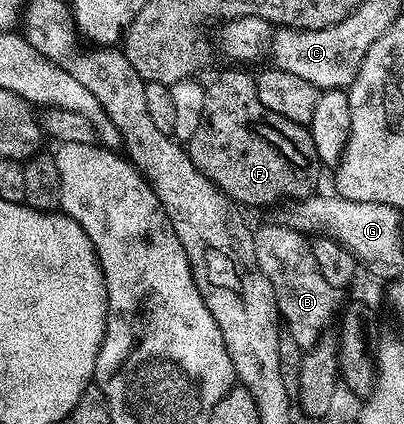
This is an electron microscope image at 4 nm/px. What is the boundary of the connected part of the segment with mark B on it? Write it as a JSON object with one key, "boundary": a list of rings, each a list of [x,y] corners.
{"boundary":[[[265,223],[260,230],[257,228],[252,238],[260,269],[274,287],[276,306],[280,309],[283,328],[290,335],[294,335],[294,340],[301,347],[317,345],[325,336],[324,328],[331,321],[333,324],[338,293],[318,272],[311,240],[289,225],[271,223]]]}

